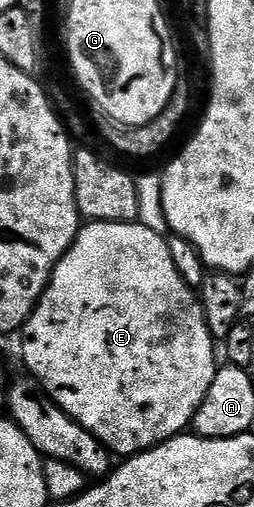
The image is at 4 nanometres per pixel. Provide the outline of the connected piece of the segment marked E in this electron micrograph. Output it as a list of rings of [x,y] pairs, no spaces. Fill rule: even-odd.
[[[138,220],[134,222],[88,222],[81,225],[80,233],[73,240],[72,247],[61,256],[59,264],[52,269],[52,278],[48,282],[48,287],[44,289],[44,294],[22,327],[23,334],[24,343],[21,344],[20,350],[24,353],[25,364],[28,365],[27,373],[40,383],[40,387],[75,422],[82,428],[86,428],[86,432],[90,432],[109,452],[116,456],[140,454],[144,450],[149,450],[151,446],[159,446],[161,442],[185,433],[191,427],[194,412],[198,412],[202,400],[206,400],[206,392],[210,392],[210,384],[214,384],[214,376],[218,369],[217,343],[204,319],[204,310],[200,307],[197,291],[188,286],[186,280],[182,280],[182,276],[178,276],[178,268],[174,268],[174,260],[170,260],[168,238],[146,228]]]

